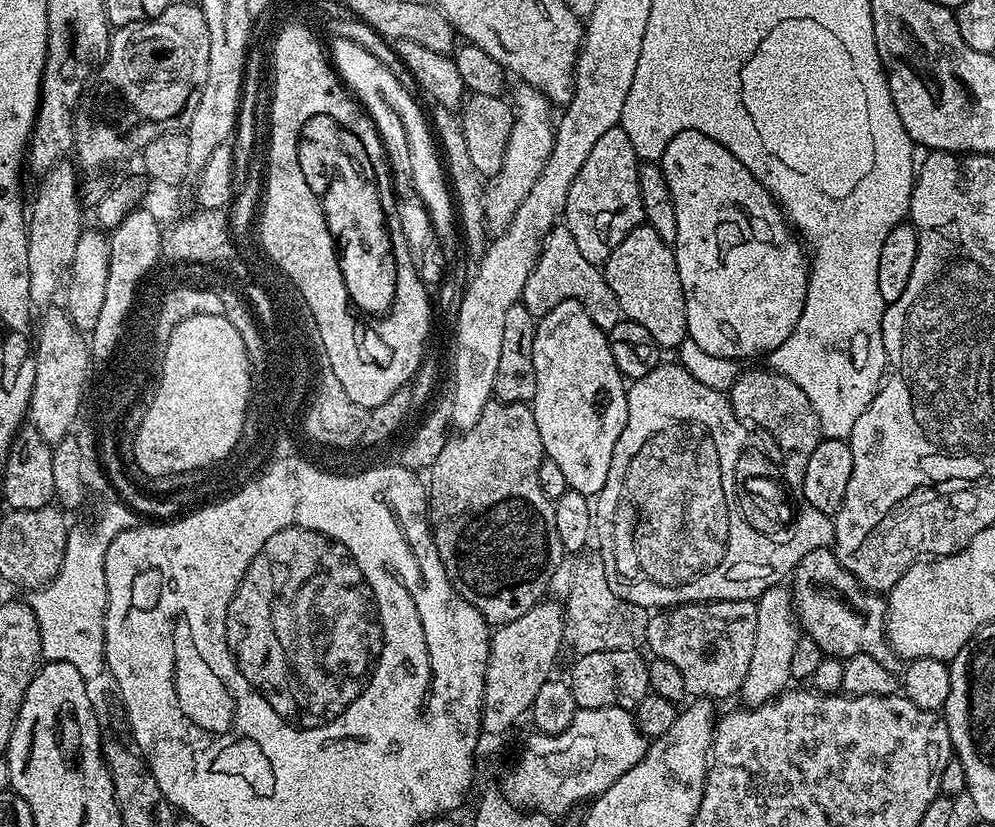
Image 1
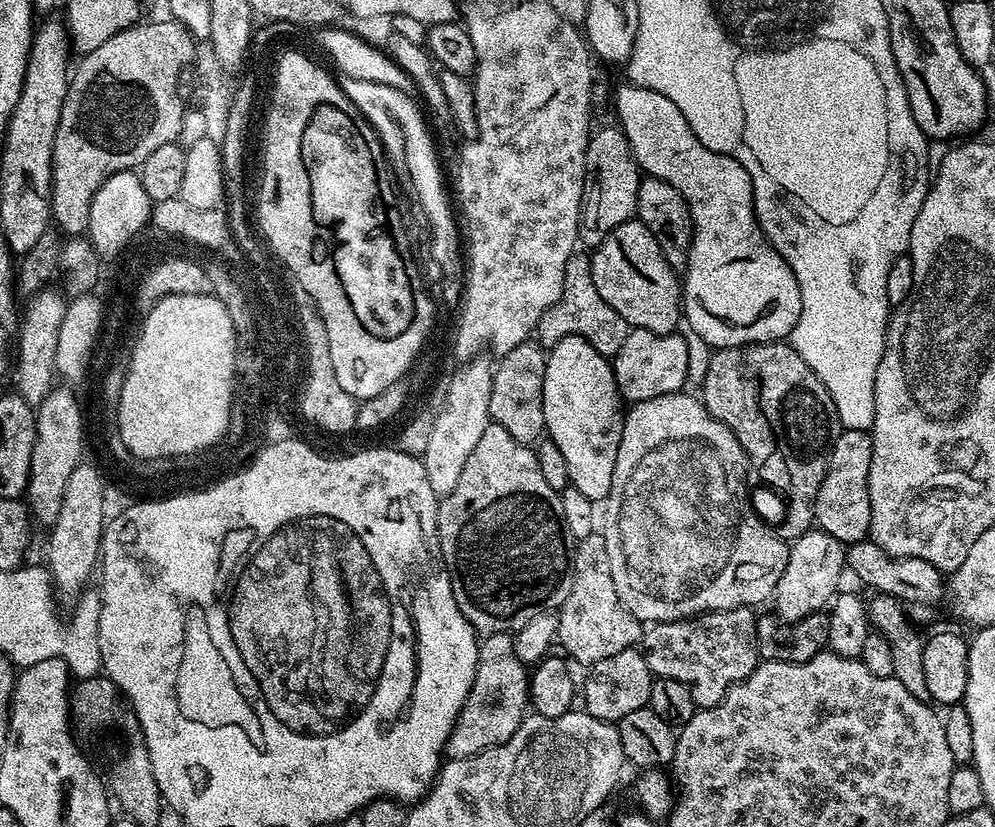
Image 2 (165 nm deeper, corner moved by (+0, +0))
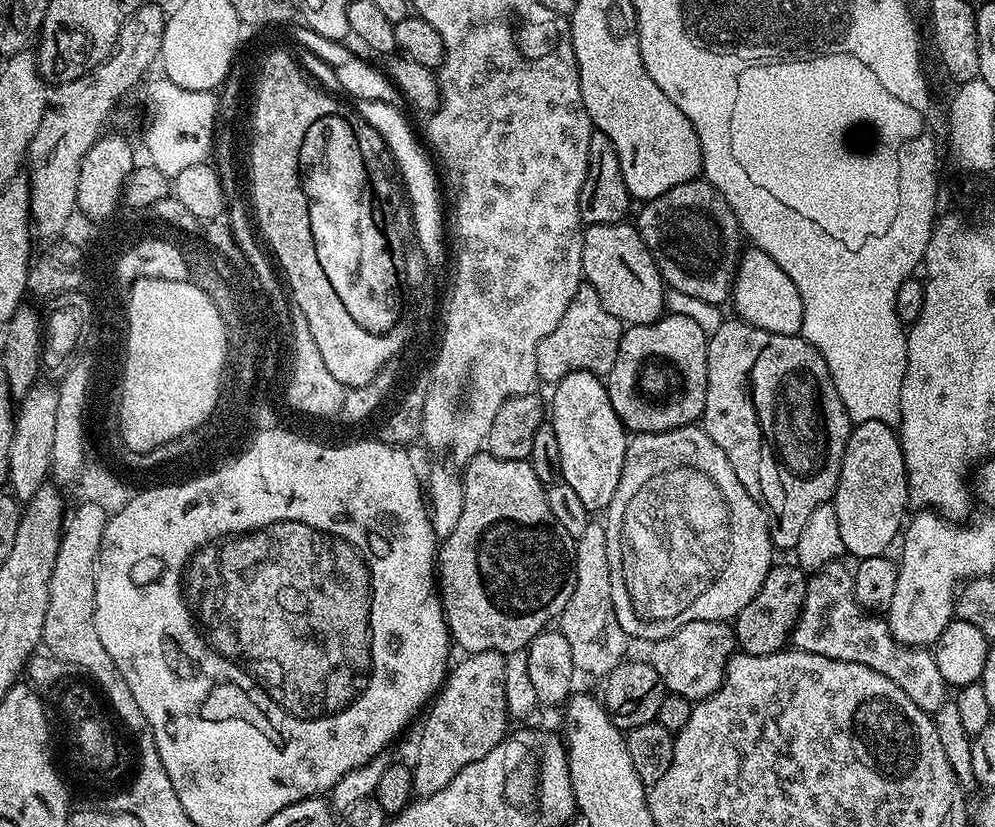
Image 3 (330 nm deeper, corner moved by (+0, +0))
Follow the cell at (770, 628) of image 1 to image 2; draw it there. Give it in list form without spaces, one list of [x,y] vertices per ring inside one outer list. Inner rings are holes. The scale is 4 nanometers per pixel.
[[[810,530],[791,541],[786,570],[782,570],[782,578],[778,578],[774,593],[776,612],[780,615],[777,617],[791,622],[827,609],[841,587],[840,575],[843,572],[846,572],[846,548],[838,538],[819,530]]]

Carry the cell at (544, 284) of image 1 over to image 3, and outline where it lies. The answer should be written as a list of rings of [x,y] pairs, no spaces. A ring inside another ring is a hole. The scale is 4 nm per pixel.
[[[587,282],[581,283],[574,294],[562,322],[558,324],[538,344],[536,374],[548,386],[556,383],[571,372],[592,372],[595,376],[607,377],[608,371],[614,366],[614,358],[618,358],[618,346],[624,337],[625,325],[606,306],[602,306],[602,298],[598,298],[598,290]]]

